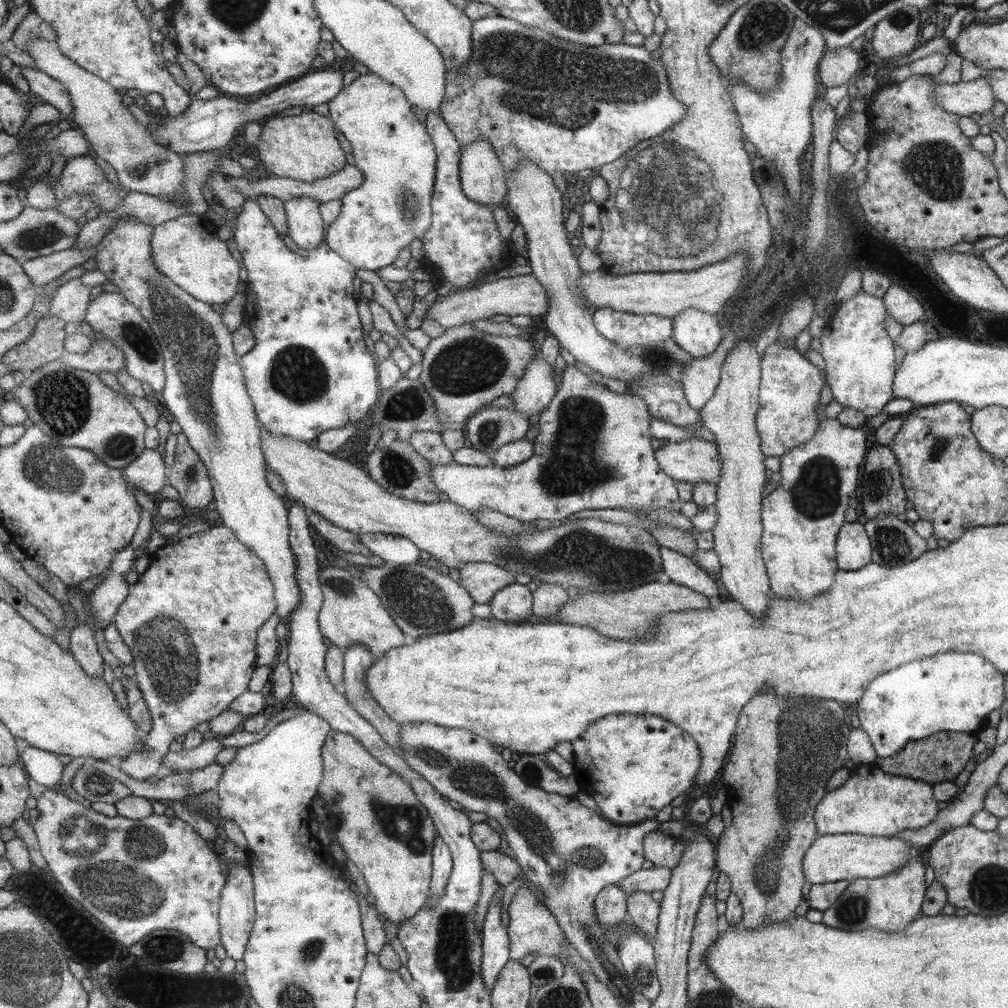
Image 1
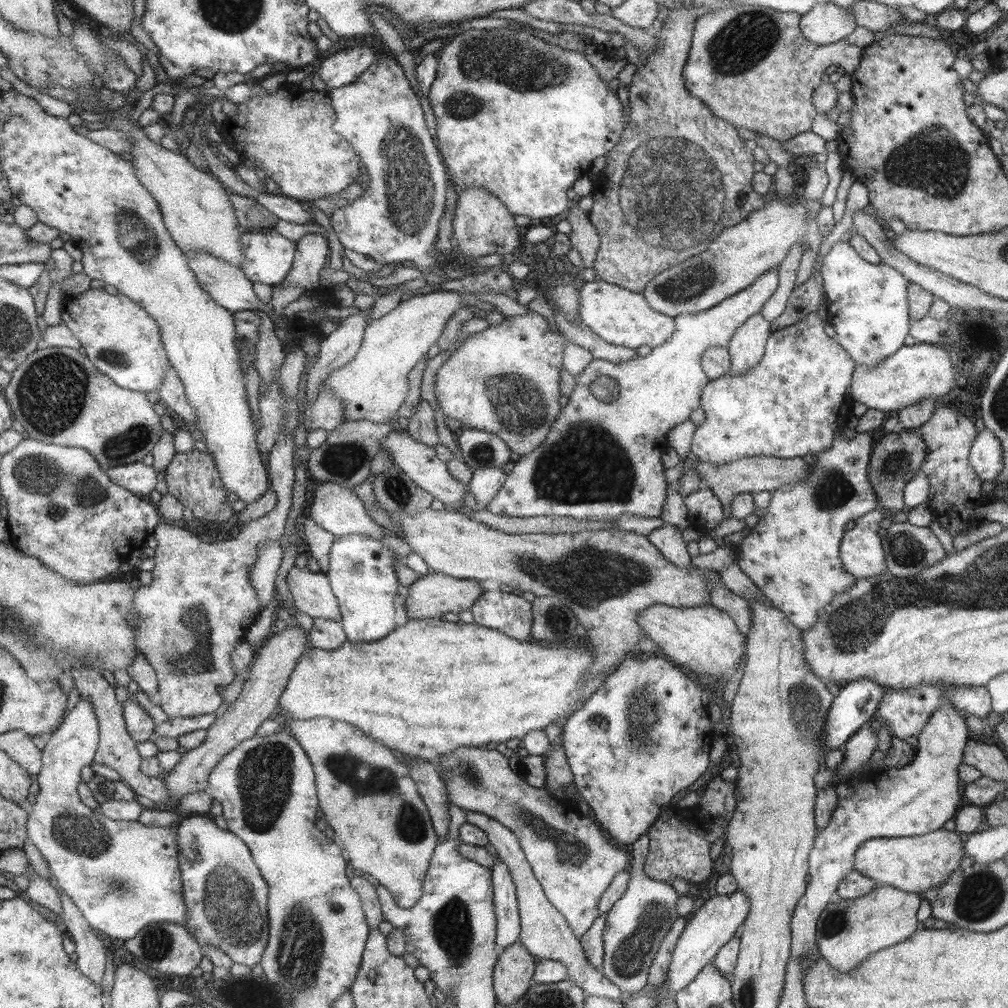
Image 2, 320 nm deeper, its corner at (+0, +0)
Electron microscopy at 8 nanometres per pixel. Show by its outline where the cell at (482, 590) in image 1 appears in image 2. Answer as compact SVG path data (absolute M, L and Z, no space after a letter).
M439 572L427 573L408 586L408 594L403 604L404 619L418 621L439 618L445 612L463 612L468 610L482 592L482 587L475 580L457 579Z

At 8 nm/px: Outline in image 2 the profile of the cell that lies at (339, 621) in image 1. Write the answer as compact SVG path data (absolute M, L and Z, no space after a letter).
M293 567L287 572L285 582L299 612L312 619L326 618L340 622L337 601L324 573Z

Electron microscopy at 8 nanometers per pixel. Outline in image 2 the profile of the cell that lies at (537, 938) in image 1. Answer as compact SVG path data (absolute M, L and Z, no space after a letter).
M469 810L464 813L465 823L482 830L486 835L488 843L493 847L497 856L506 864L511 873L511 878L516 888L516 906L520 924L518 941L533 957L537 957L539 960L559 961L562 965L565 965L568 974L567 979L580 986L586 996L605 997L613 1000L619 999L622 990L612 982L609 982L601 974L600 970L595 970L586 961L580 942L573 936L565 919L545 899L544 892L538 880L534 877L517 838L499 822L492 820L492 818L484 814L469 812Z

